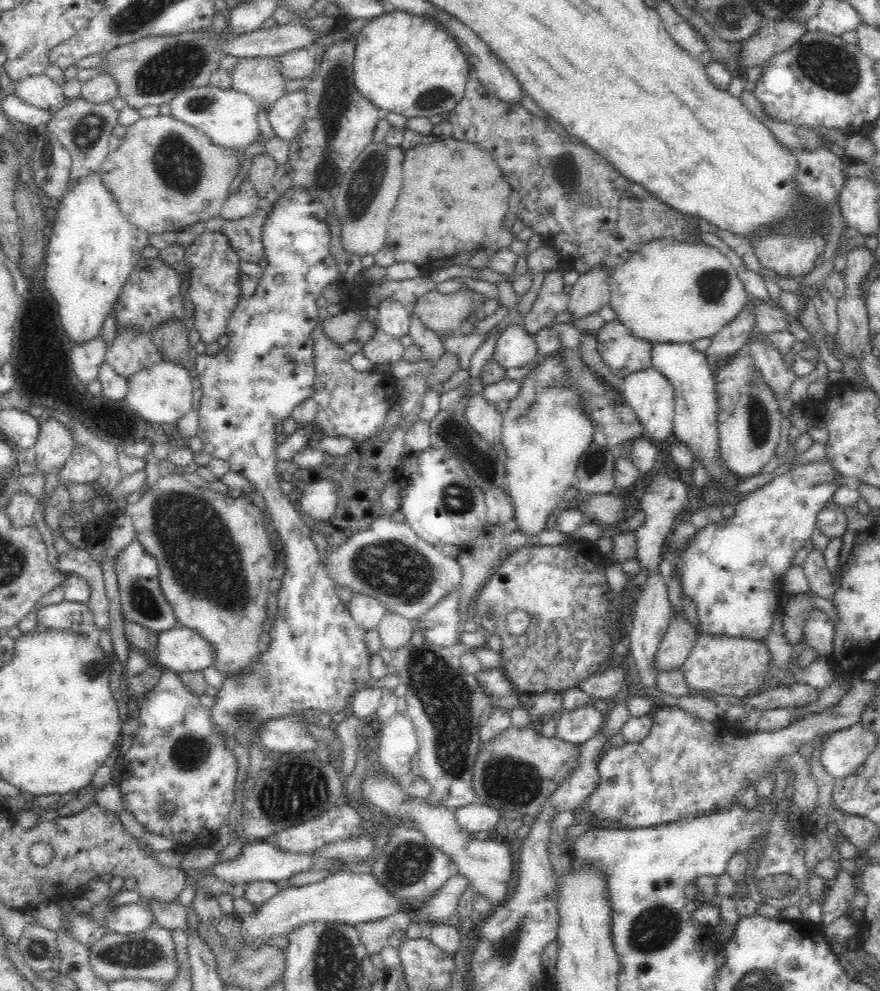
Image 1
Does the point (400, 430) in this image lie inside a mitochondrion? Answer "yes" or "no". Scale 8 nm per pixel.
no

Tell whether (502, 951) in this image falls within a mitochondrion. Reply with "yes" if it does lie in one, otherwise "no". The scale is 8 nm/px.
yes

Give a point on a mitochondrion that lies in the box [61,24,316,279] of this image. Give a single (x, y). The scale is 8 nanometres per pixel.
(179, 63)

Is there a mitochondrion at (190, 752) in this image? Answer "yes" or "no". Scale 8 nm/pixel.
yes

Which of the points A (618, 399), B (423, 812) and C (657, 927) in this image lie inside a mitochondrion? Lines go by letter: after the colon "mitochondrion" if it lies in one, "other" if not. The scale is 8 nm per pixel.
A: other
B: other
C: mitochondrion

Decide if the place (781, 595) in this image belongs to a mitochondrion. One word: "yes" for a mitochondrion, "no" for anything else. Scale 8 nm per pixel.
no

